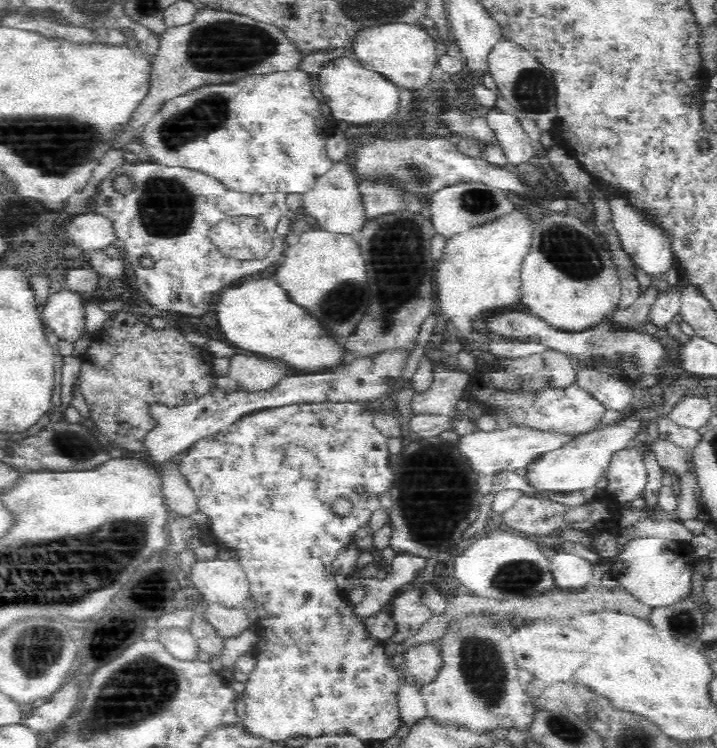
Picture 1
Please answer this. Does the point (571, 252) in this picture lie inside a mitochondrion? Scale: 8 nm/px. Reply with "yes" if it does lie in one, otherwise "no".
yes

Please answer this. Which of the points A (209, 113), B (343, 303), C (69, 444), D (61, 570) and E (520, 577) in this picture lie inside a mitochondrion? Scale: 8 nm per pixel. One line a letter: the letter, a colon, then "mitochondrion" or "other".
A: mitochondrion
B: mitochondrion
C: mitochondrion
D: mitochondrion
E: mitochondrion

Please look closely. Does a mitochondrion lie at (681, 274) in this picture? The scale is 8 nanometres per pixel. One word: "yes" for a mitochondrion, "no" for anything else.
no

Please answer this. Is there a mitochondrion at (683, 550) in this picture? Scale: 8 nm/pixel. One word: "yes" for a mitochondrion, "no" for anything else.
no

